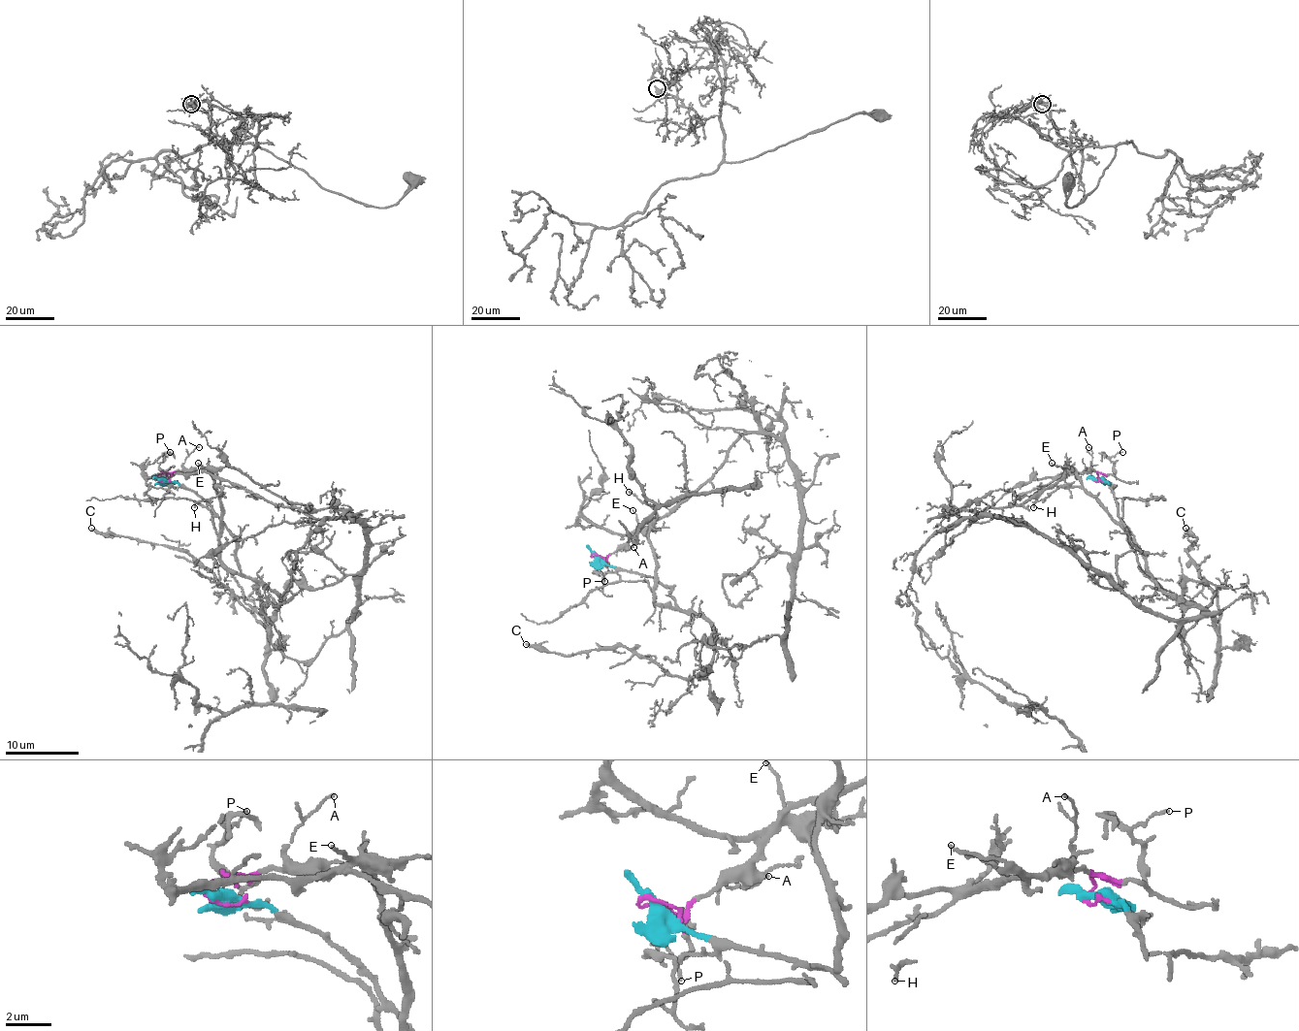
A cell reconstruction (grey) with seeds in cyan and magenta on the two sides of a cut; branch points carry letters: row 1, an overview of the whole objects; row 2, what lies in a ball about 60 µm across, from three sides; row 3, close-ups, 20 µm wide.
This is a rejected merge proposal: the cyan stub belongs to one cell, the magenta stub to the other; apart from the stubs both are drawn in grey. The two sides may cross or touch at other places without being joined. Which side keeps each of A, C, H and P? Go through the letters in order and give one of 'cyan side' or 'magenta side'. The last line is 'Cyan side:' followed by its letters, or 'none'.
A: magenta side
C: cyan side
H: cyan side
P: magenta side
Cyan side: C, H

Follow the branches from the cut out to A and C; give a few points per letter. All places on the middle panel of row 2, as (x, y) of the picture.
A: (594, 554), (607, 560), (616, 550), (629, 550), (633, 546)
C: (594, 554), (655, 577), (710, 624), (712, 666), (667, 675), (622, 646), (563, 655), (526, 644)

